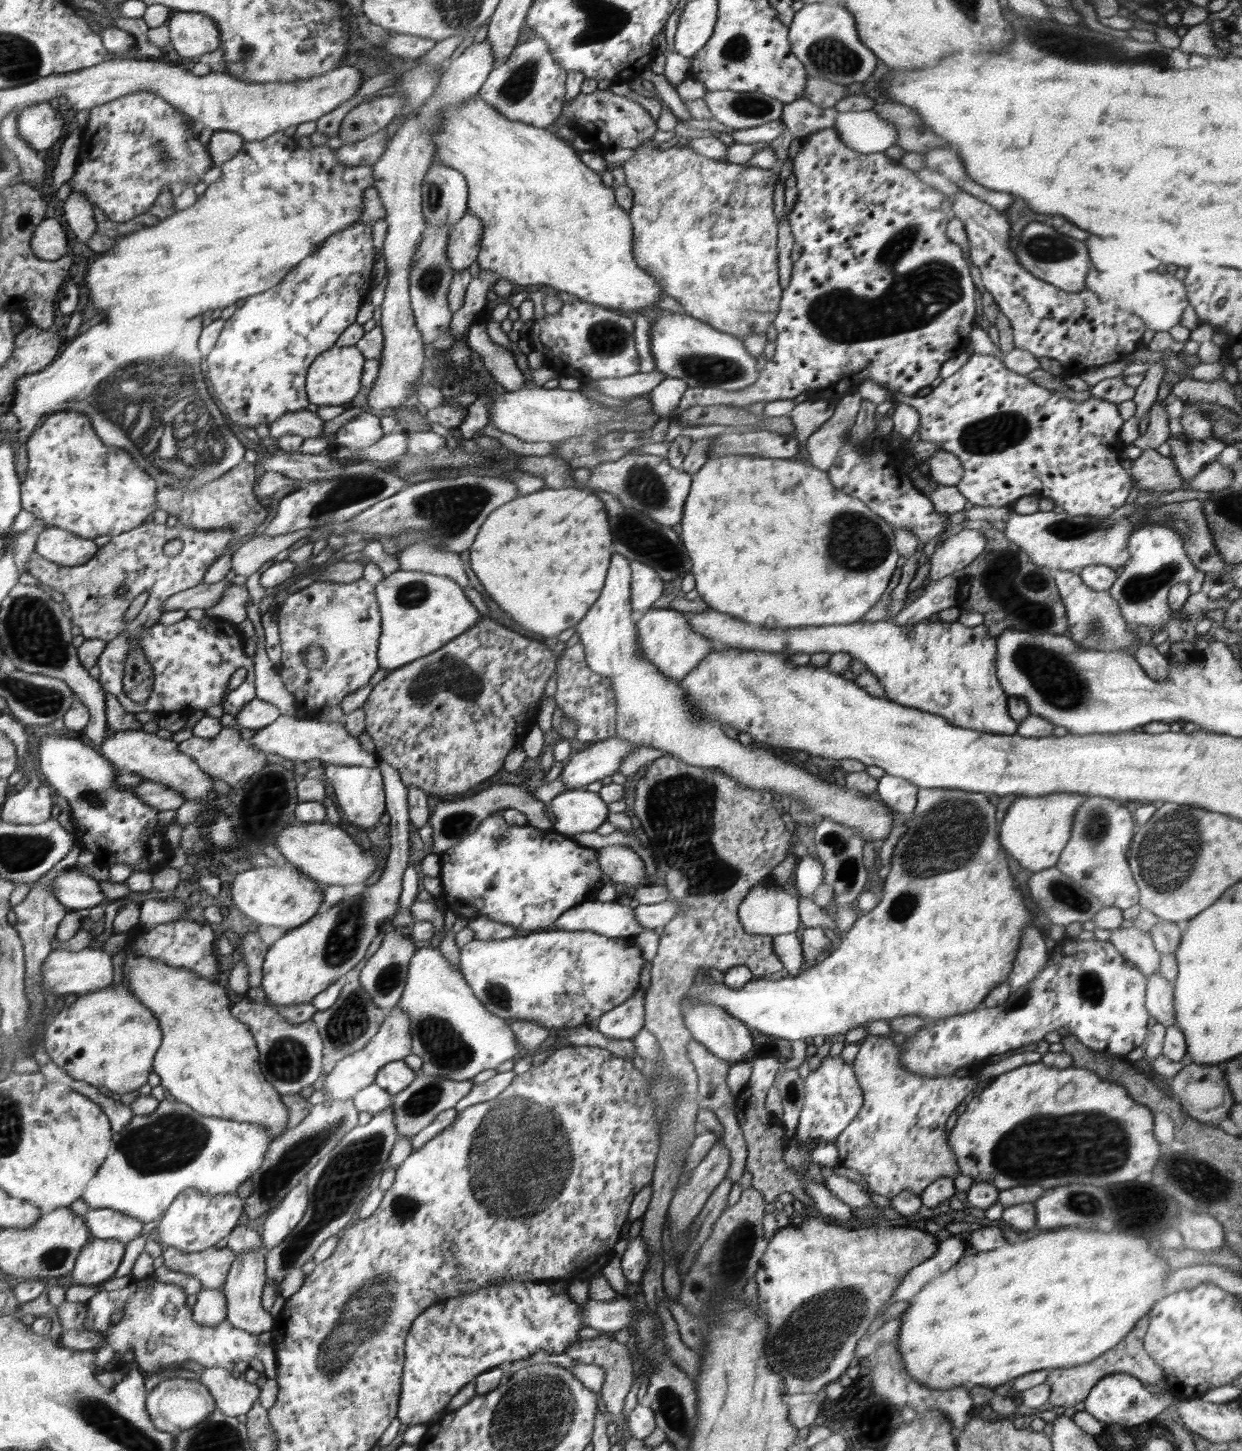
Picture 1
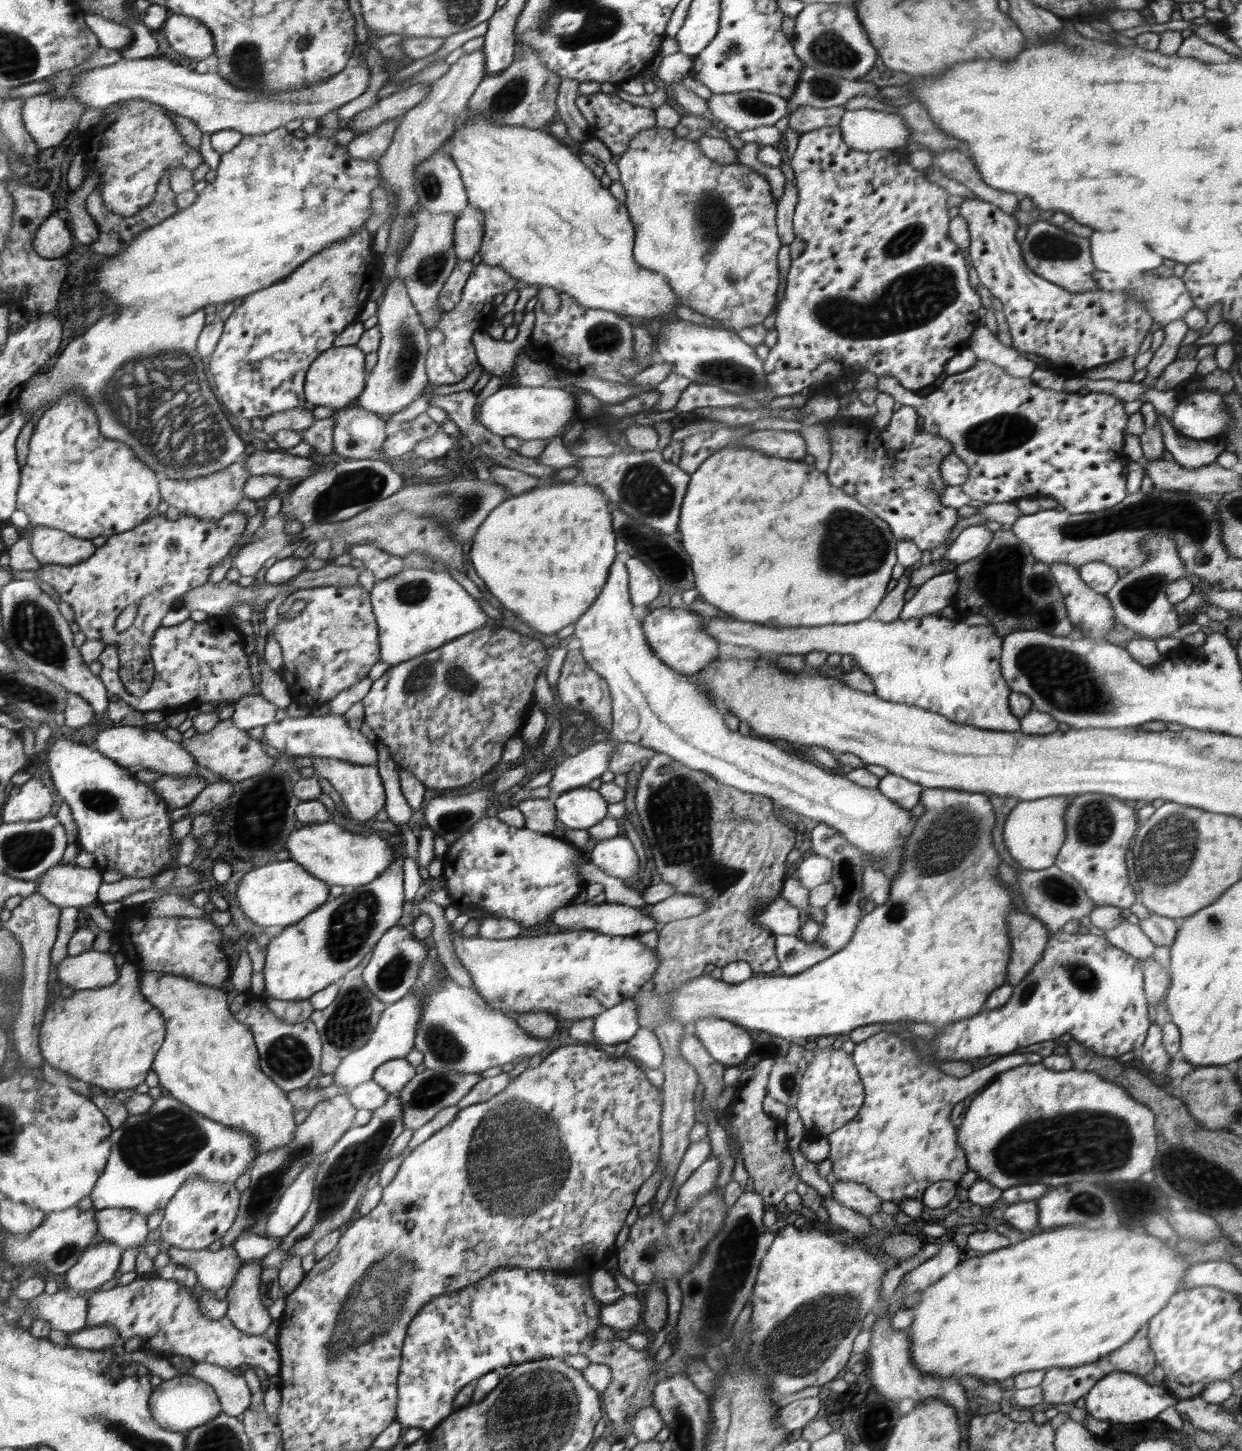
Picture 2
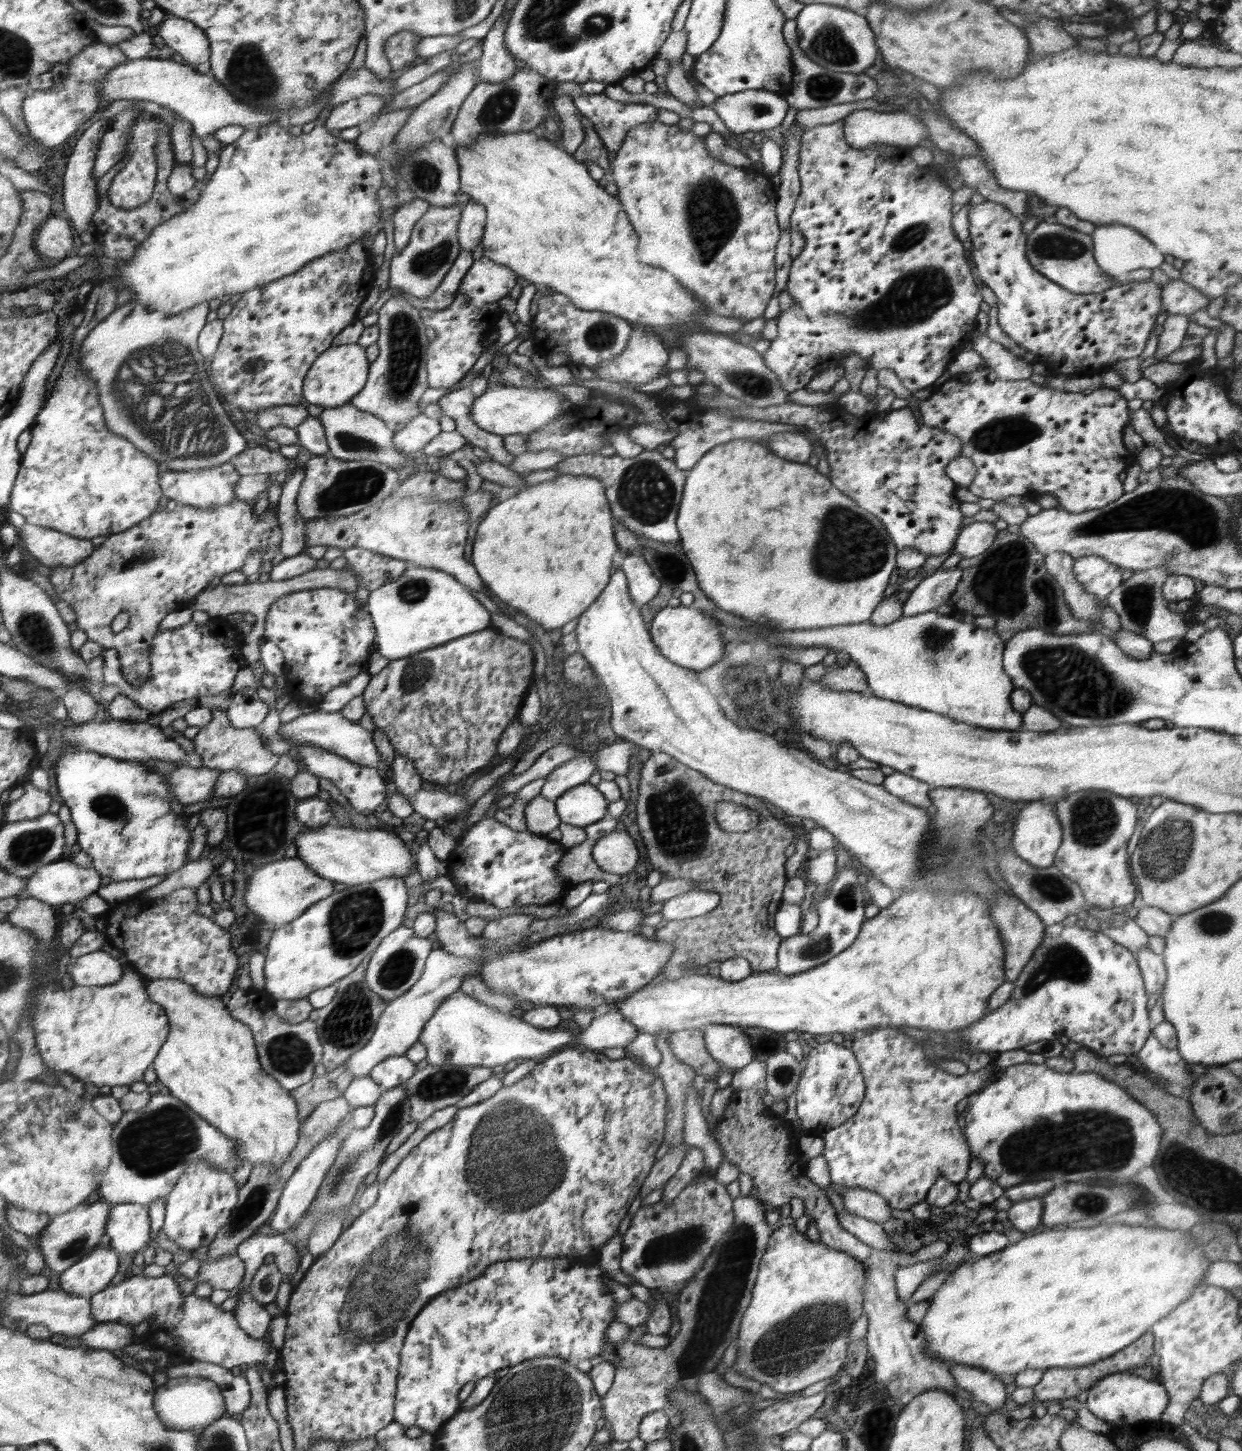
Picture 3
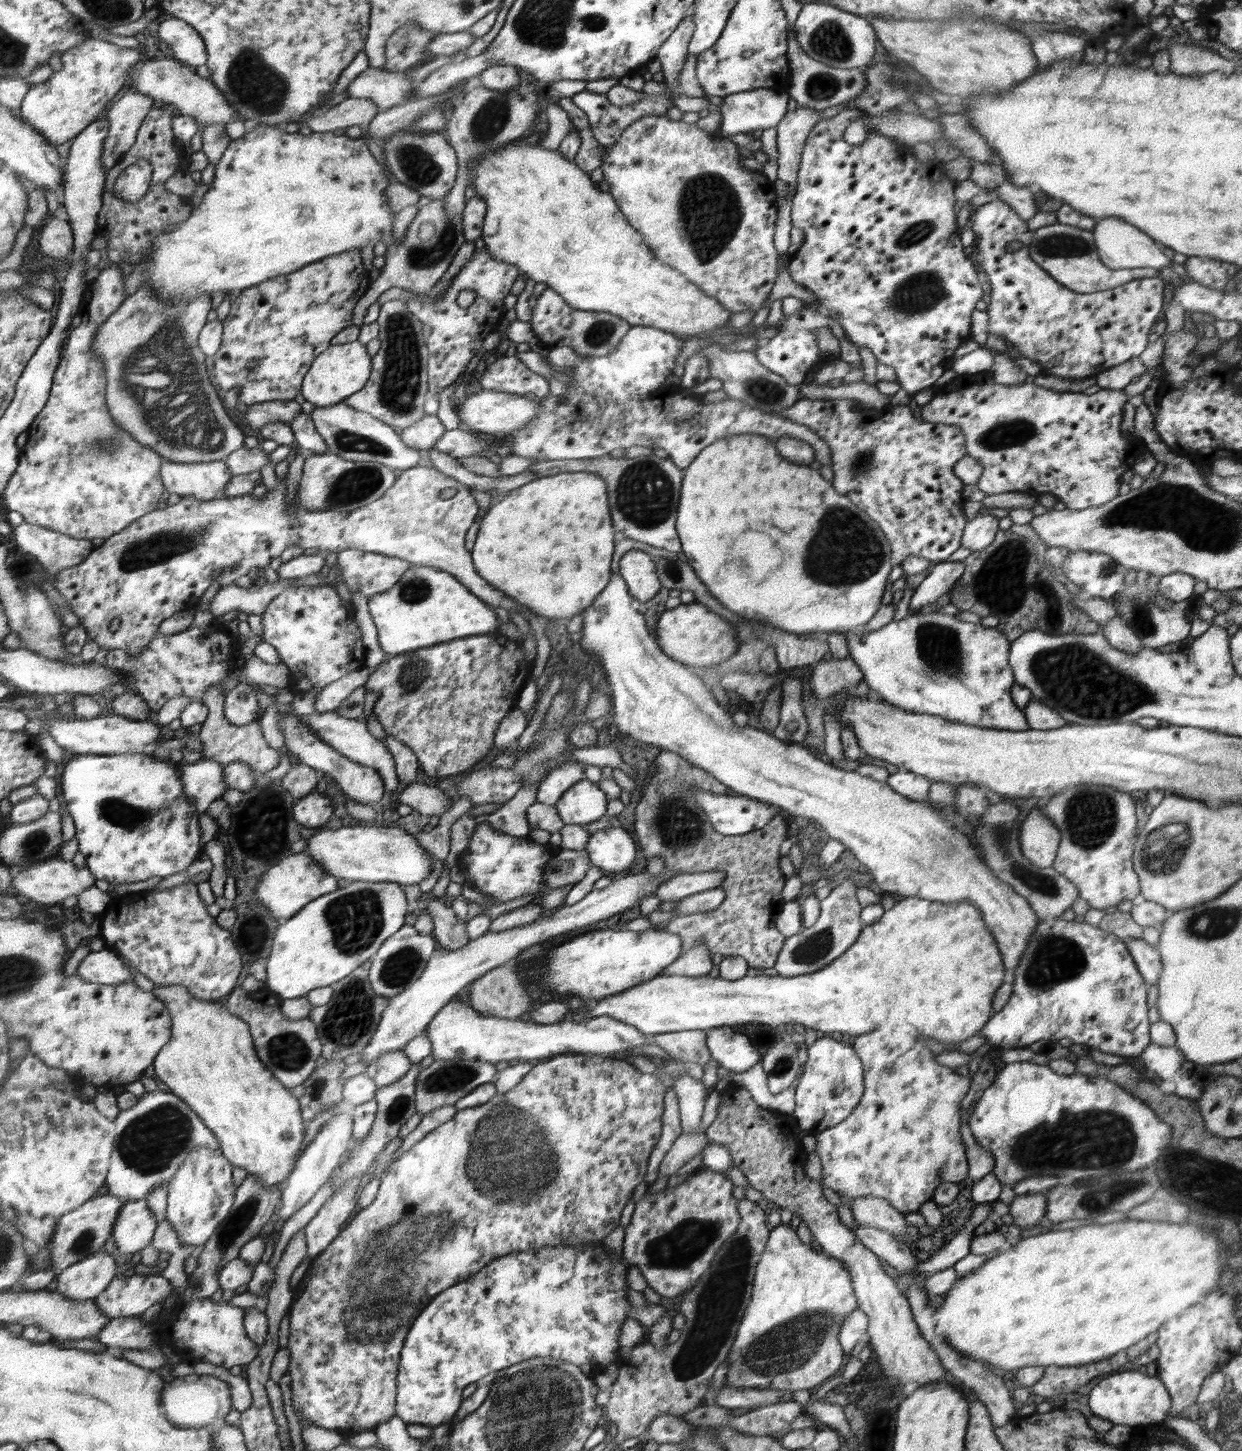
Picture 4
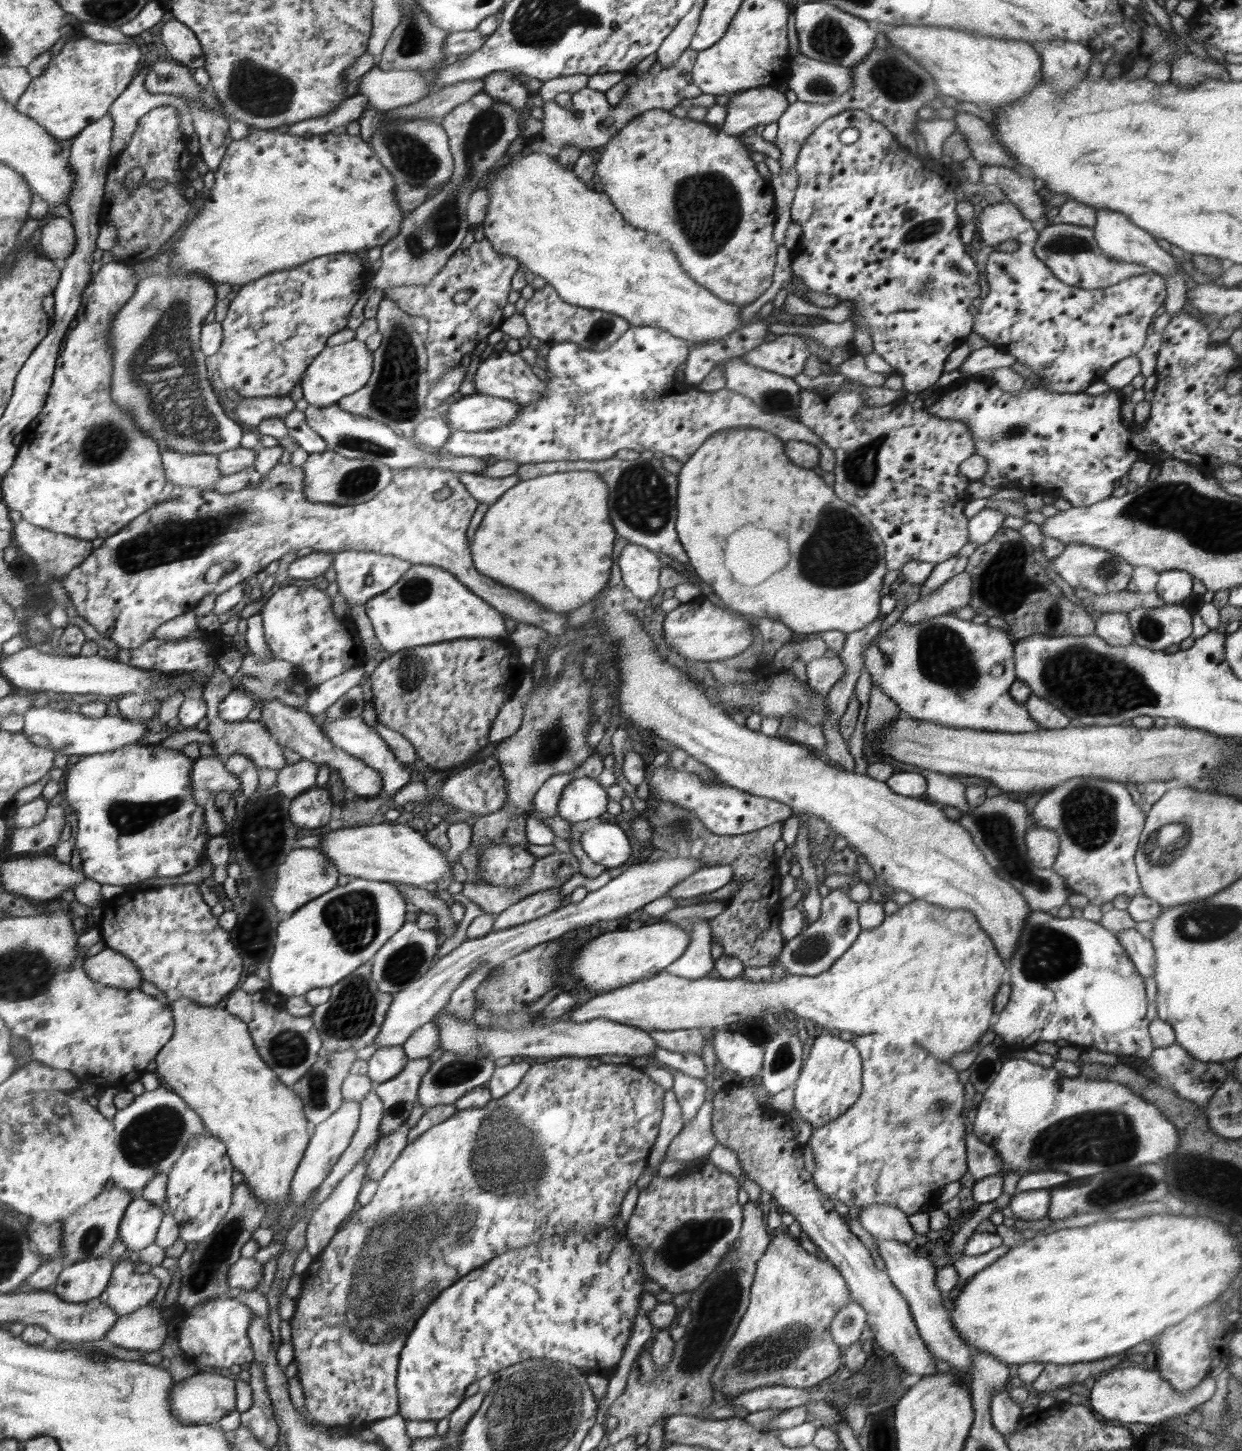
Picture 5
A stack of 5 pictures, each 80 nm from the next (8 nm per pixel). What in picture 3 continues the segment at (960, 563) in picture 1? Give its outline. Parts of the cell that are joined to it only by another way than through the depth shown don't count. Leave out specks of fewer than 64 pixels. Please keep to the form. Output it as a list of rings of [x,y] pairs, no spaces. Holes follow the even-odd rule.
[[[974,521],[960,531],[955,540],[953,552],[961,554],[963,558],[978,556],[990,548],[998,531],[994,523]]]

